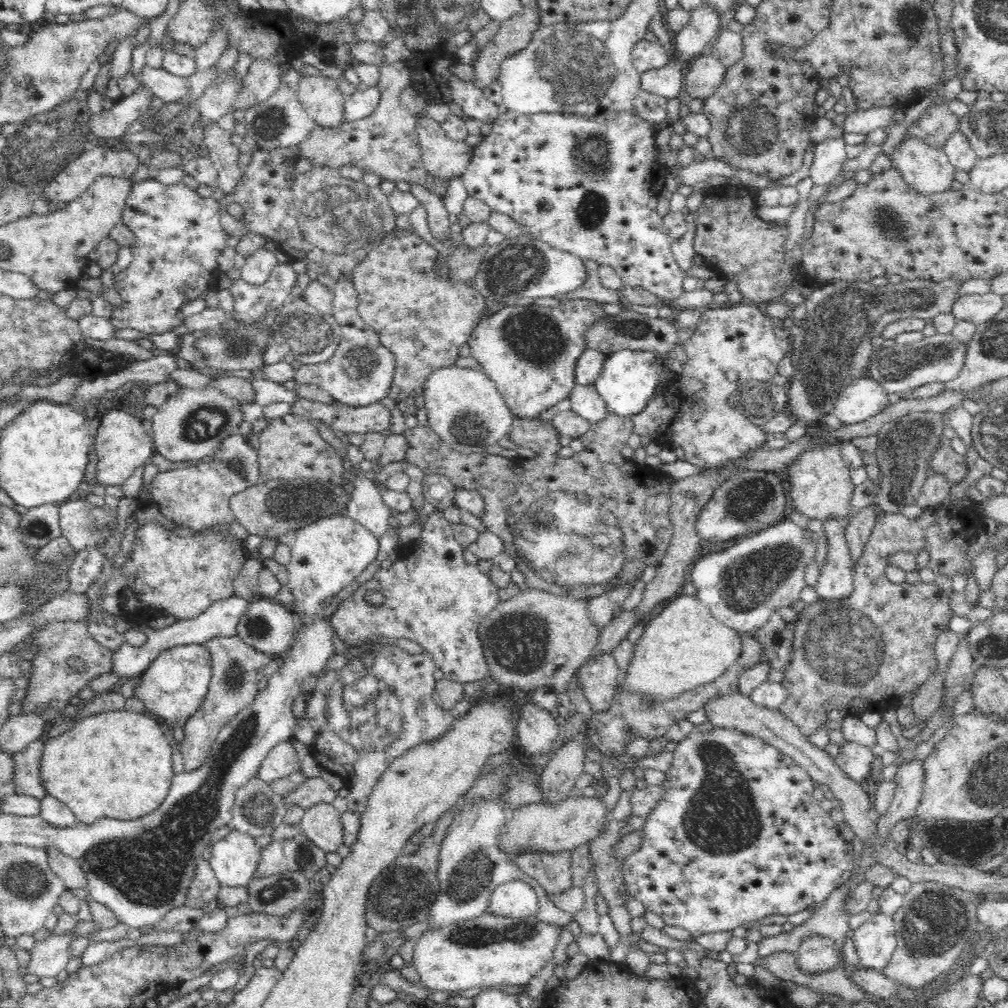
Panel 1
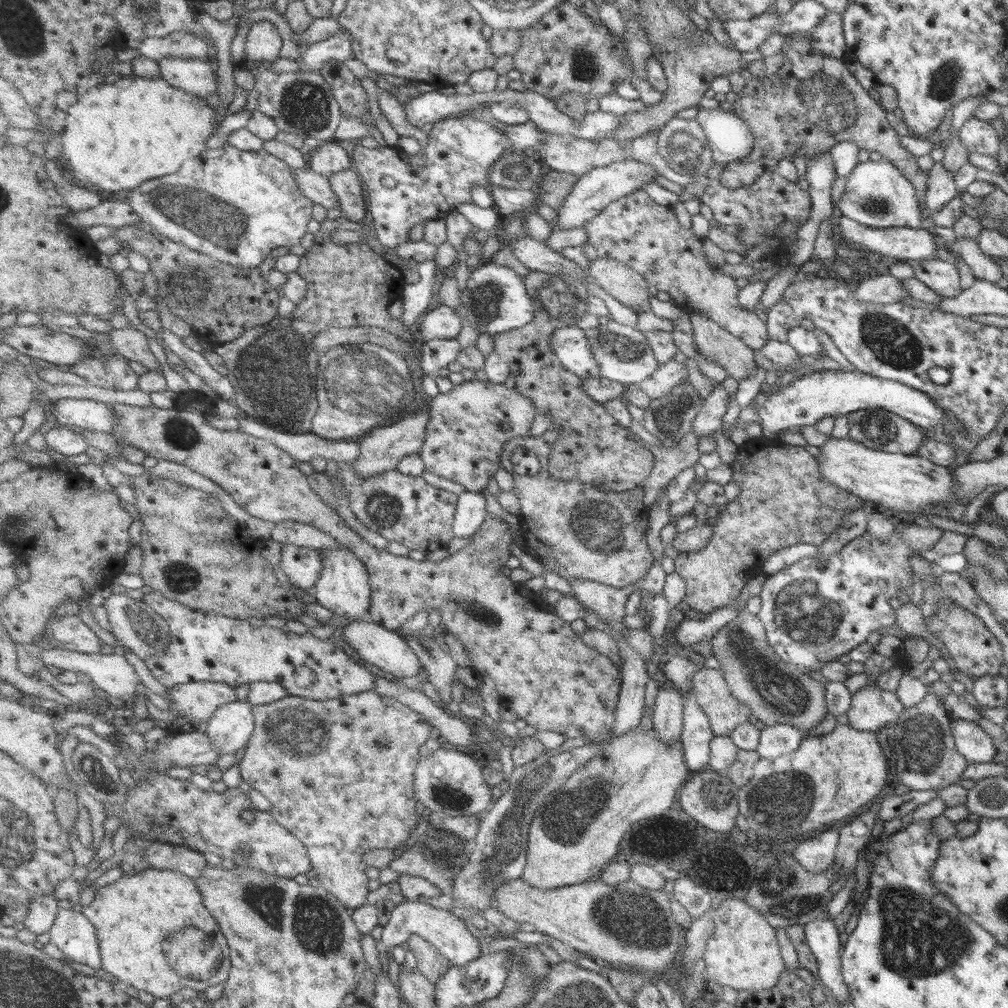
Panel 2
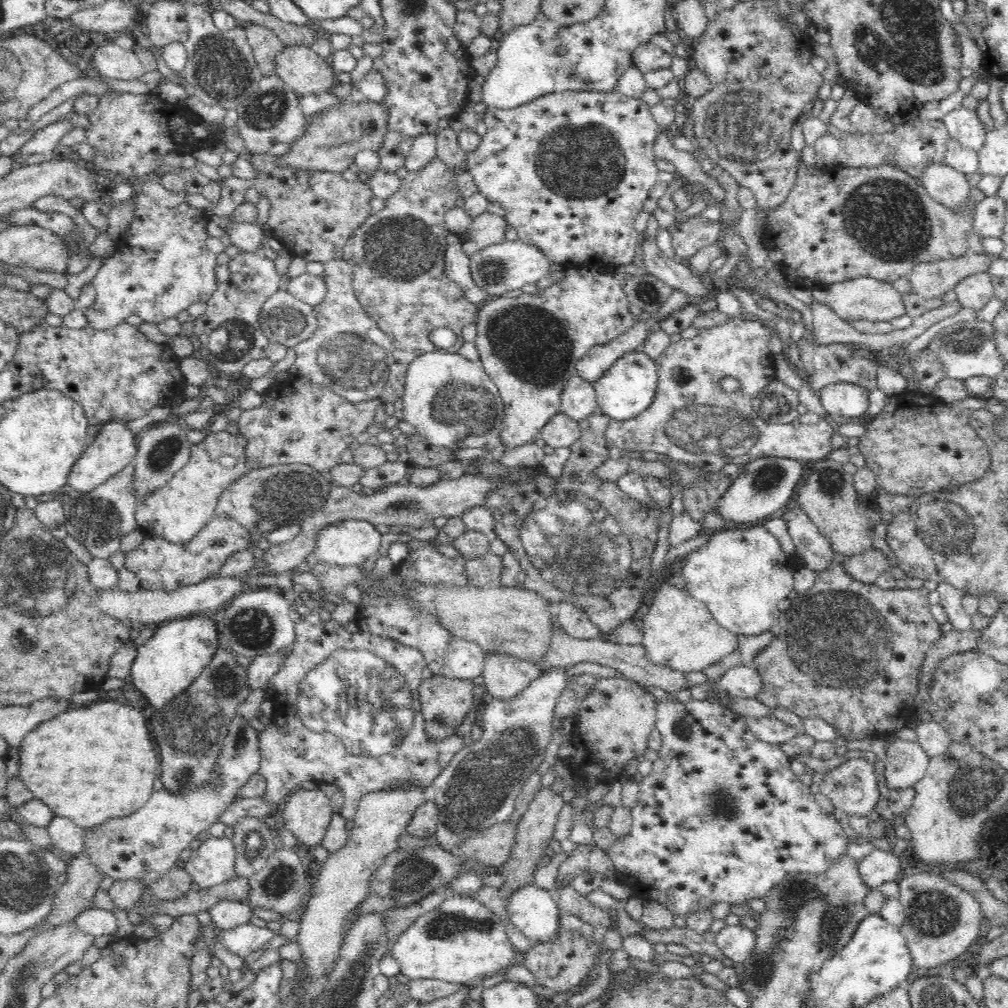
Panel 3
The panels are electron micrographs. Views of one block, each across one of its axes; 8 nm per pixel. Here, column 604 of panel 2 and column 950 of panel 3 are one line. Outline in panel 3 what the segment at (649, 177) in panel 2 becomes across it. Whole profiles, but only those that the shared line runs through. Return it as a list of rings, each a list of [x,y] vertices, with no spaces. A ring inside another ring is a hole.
[[[932,164],[921,177],[928,195],[944,208],[958,210],[966,207],[971,187],[968,176],[943,164]]]

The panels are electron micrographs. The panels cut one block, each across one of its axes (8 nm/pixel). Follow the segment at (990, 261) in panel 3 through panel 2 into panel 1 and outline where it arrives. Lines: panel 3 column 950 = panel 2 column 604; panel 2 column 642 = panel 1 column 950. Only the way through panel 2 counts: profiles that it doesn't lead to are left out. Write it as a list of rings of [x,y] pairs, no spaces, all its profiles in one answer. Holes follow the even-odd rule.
[[[946,276],[942,280],[933,281],[926,278],[903,279],[897,284],[887,283],[885,286],[874,287],[871,283],[846,282],[833,280],[826,282],[807,298],[806,309],[808,315],[800,325],[794,325],[788,330],[792,339],[791,364],[793,365],[793,376],[788,382],[791,412],[796,420],[801,419],[807,424],[821,421],[821,419],[832,411],[832,404],[837,394],[844,386],[851,384],[852,378],[868,375],[868,362],[876,349],[879,349],[884,340],[881,333],[888,322],[894,322],[902,316],[916,318],[934,318],[937,314],[950,313],[954,301],[961,294],[963,281],[953,276]]]

